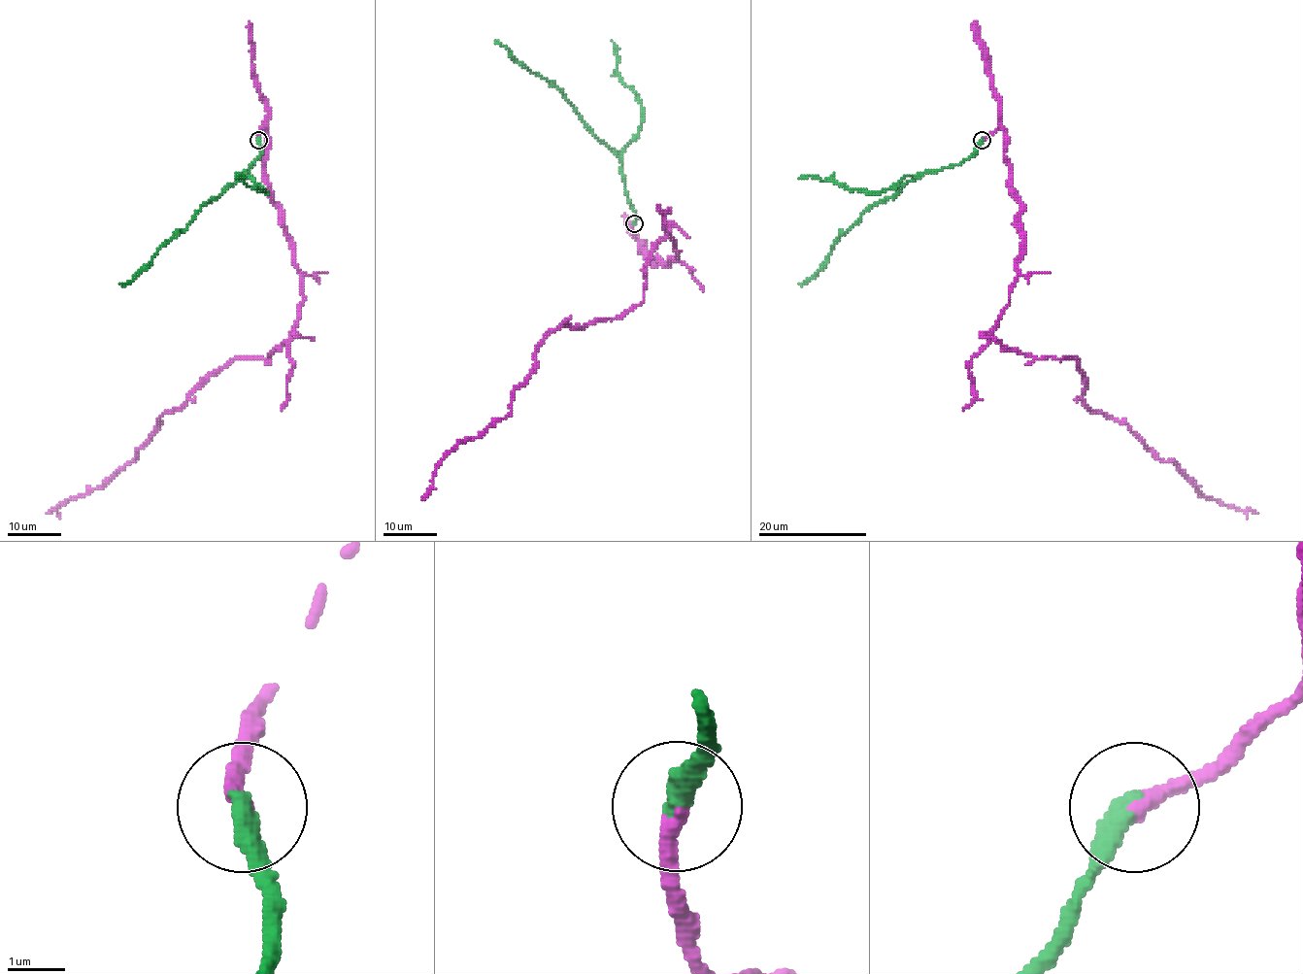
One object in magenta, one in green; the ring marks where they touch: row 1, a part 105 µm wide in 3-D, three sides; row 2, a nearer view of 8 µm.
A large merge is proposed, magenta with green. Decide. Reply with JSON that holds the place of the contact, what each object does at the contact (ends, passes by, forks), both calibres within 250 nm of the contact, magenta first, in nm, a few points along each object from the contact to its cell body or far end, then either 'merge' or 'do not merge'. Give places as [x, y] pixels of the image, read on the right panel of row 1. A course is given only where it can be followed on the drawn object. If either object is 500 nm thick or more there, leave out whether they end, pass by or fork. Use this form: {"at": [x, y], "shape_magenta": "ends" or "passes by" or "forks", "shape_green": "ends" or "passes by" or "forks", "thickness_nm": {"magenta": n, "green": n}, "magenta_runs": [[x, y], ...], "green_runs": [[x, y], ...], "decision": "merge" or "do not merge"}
{"at": [982, 140], "shape_magenta": "ends", "shape_green": "ends", "thickness_nm": {"magenta": 280, "green": 440}, "magenta_runs": [[982, 140], [1003, 130], [1020, 204], [993, 337], [1076, 358], [1086, 407], [1200, 493], [1257, 513]], "green_runs": [[982, 140], [958, 164], [918, 173], [892, 197], [875, 203], [837, 240], [820, 268], [798, 283]], "decision": "merge"}

